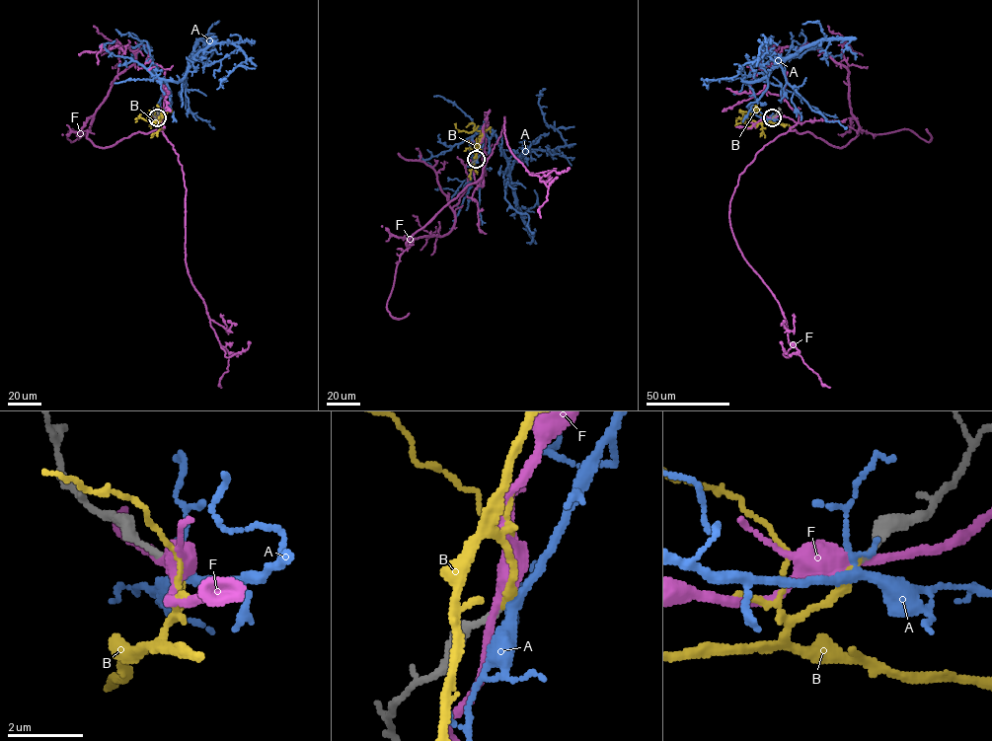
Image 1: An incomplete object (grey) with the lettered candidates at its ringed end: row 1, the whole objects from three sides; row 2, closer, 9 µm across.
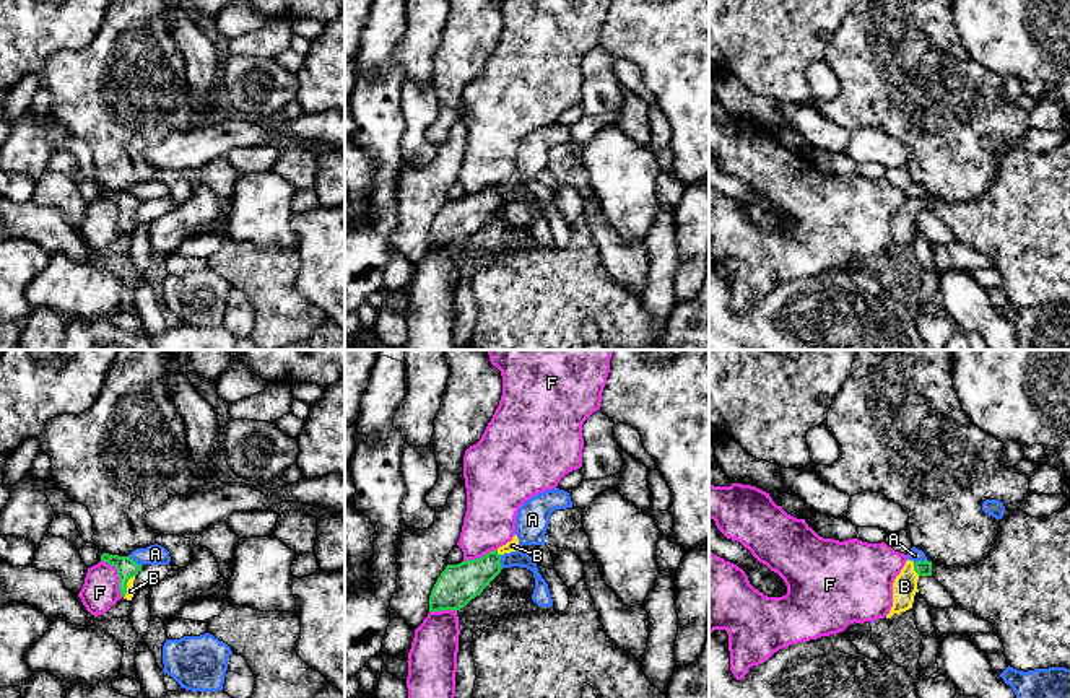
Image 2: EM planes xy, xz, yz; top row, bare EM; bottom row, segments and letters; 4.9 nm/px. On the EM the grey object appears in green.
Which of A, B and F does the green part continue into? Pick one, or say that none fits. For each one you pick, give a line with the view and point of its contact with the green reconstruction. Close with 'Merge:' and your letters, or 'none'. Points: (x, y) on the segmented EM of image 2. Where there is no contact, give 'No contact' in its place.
B: Touches green at yz (914, 570)
Merge: B

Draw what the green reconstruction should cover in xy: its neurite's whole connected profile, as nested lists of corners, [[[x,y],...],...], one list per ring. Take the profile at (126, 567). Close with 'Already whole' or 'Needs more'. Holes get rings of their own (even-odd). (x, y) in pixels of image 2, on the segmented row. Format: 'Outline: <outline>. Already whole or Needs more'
Outline: [[[102,553],[101,561],[109,563],[117,569],[120,595],[127,600],[132,600],[135,594],[133,579],[141,569],[141,566],[130,556],[119,556],[109,553]]]. Needs more

